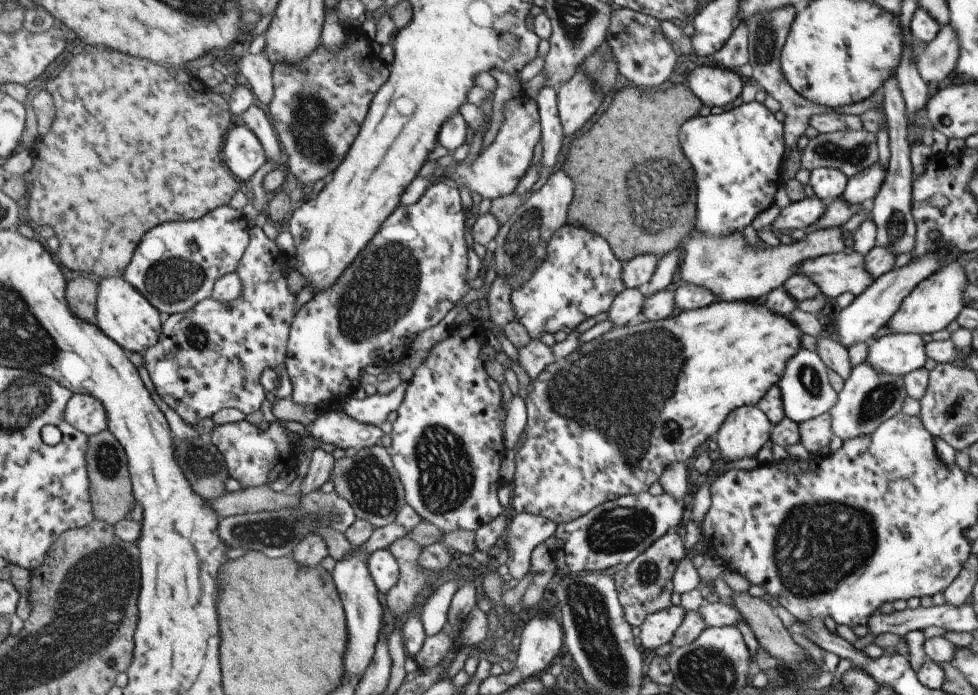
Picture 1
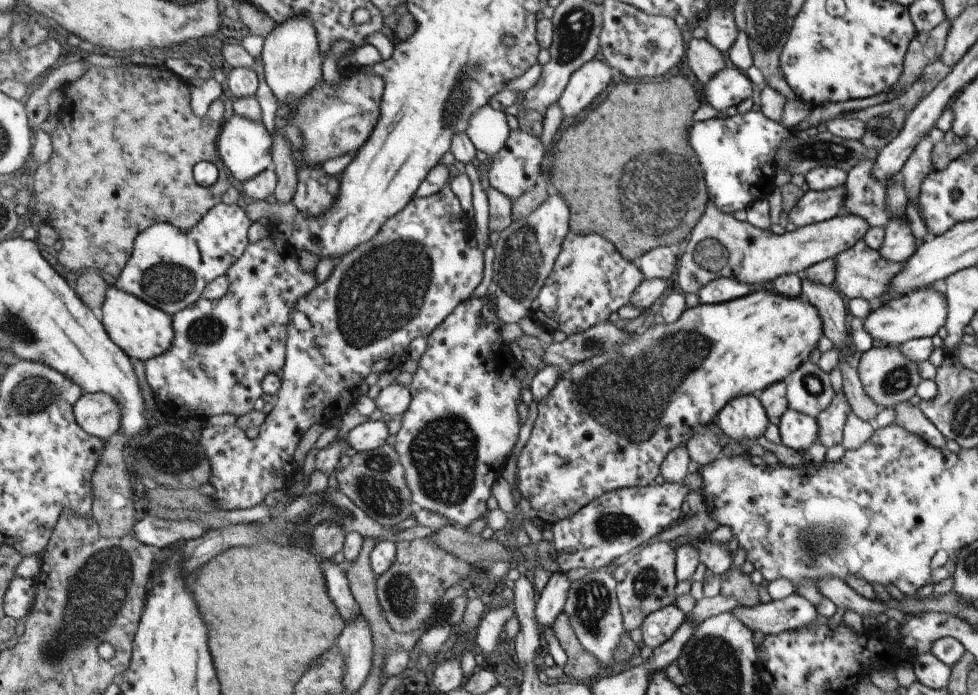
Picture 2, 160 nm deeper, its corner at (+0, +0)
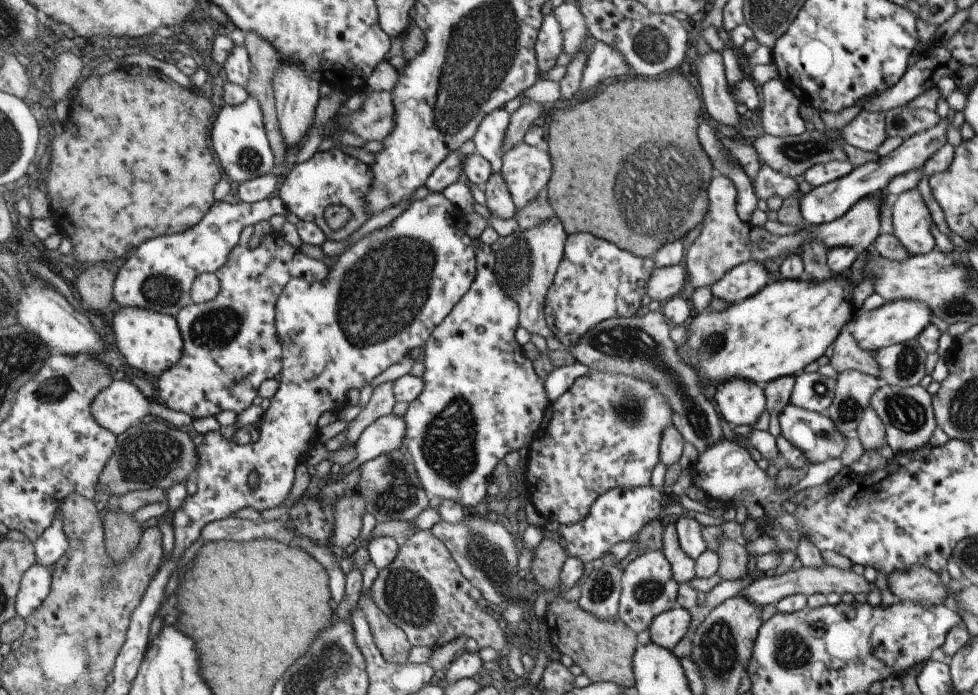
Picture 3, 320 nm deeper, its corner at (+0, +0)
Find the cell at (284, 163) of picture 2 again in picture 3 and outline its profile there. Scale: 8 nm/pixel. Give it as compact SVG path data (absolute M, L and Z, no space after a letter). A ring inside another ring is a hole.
M247 31L244 34L243 44L246 53L248 54L248 59L250 62L249 76L246 80L246 85L244 89L248 92L248 96L251 95L259 105L262 121L264 124L264 131L266 134L266 139L268 140L269 148L273 153L275 160L275 167L277 172L285 172L286 167L284 166L283 159L287 153L287 148L283 144L280 132L278 120L276 117L276 110L274 107L274 90L272 87L272 78L275 74L276 69L280 67L280 60L275 52L275 49L262 38L259 38L255 33Z

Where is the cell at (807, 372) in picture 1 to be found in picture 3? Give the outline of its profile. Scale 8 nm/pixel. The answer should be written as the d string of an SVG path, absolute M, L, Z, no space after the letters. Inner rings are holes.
M802 373L794 380L790 403L799 408L825 412L834 397L836 379L818 373Z

